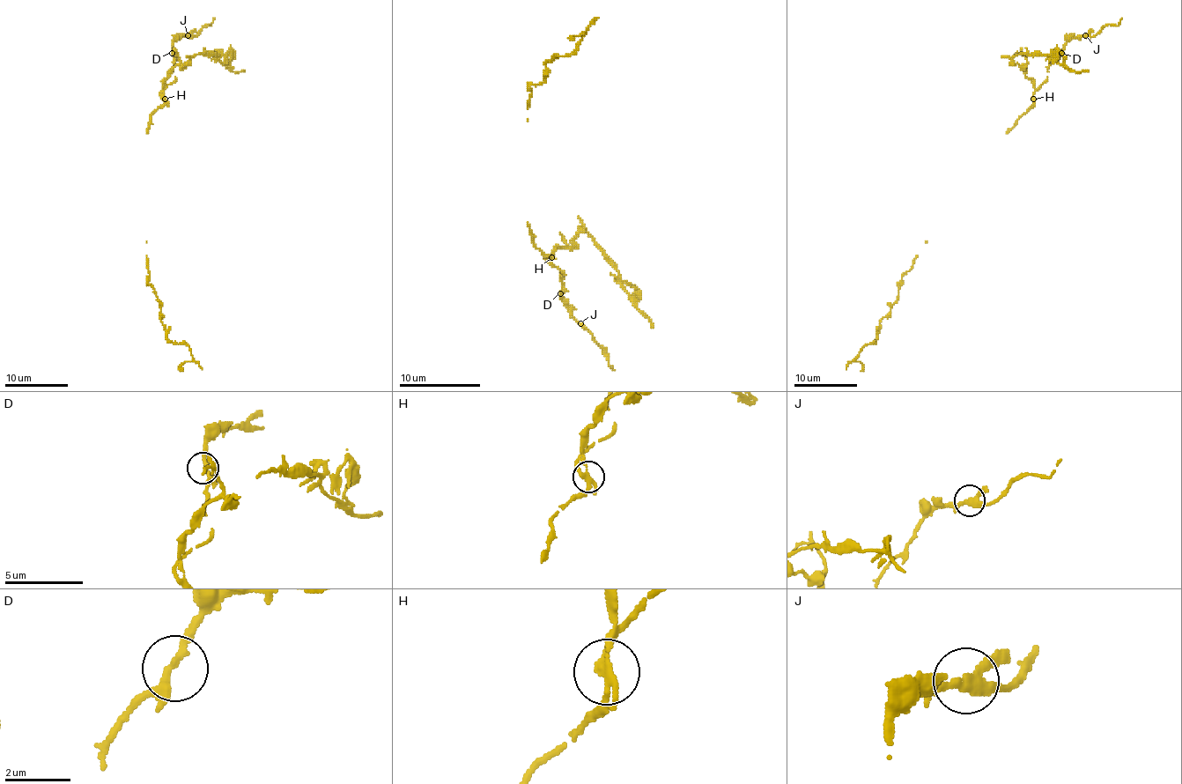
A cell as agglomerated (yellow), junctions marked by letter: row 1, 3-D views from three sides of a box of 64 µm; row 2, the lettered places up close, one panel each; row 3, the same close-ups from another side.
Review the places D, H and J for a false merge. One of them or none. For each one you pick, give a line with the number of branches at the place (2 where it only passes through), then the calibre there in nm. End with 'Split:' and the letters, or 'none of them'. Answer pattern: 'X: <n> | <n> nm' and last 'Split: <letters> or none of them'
H: 3 | 200 nm
Split: H

